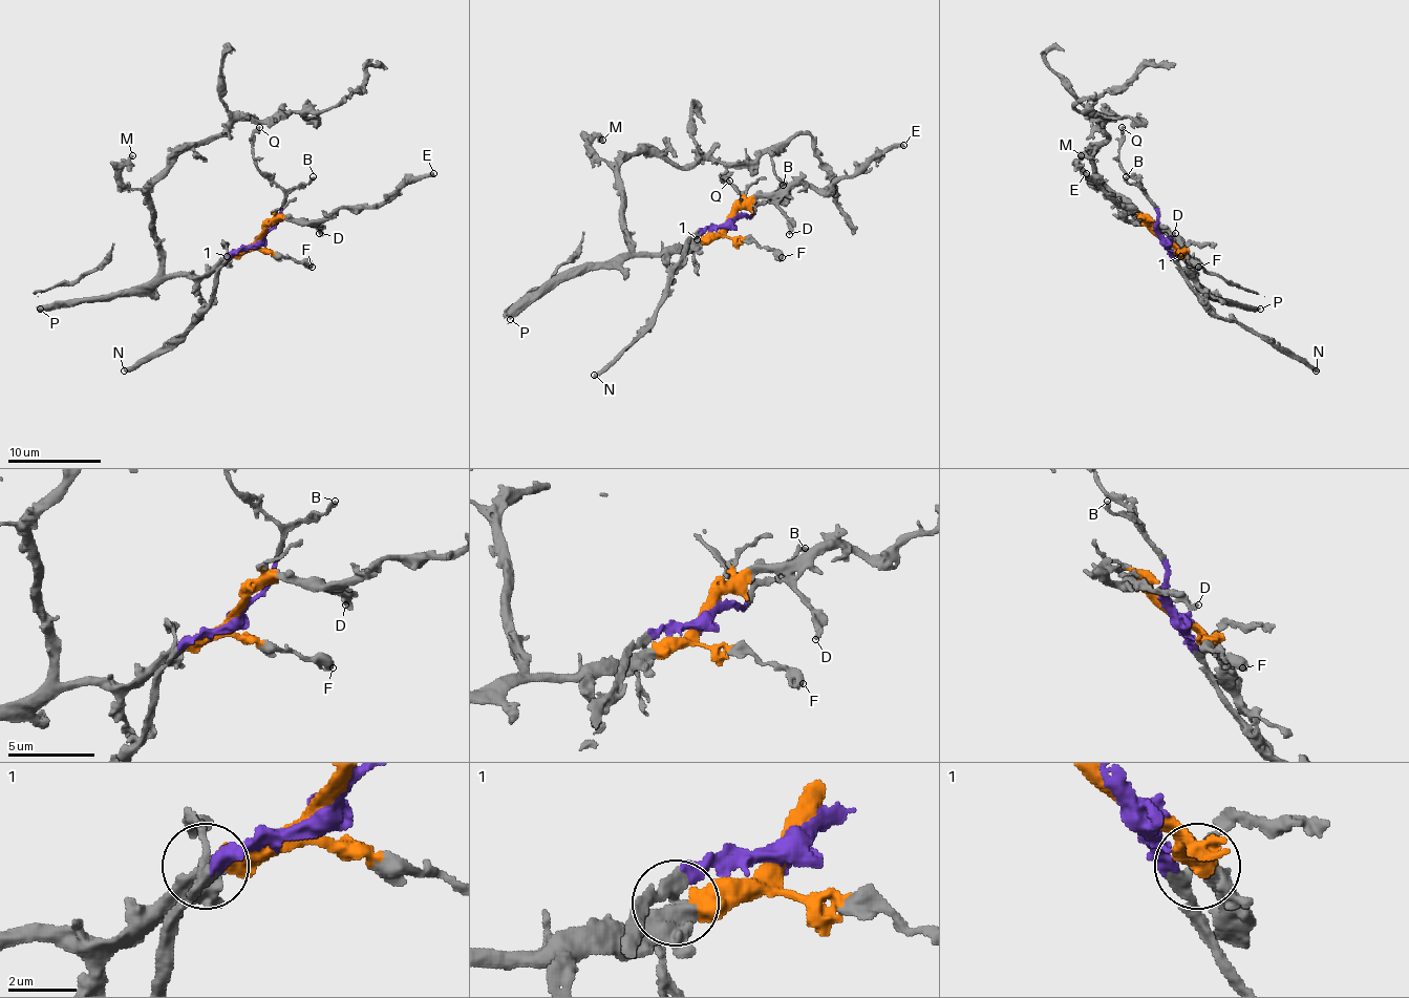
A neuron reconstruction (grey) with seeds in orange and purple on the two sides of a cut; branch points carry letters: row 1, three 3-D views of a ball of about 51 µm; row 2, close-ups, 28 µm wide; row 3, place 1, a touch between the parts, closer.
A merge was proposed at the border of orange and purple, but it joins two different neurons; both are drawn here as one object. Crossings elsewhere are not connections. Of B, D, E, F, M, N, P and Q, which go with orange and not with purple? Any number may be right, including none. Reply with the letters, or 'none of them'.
D, E, F, M, P

